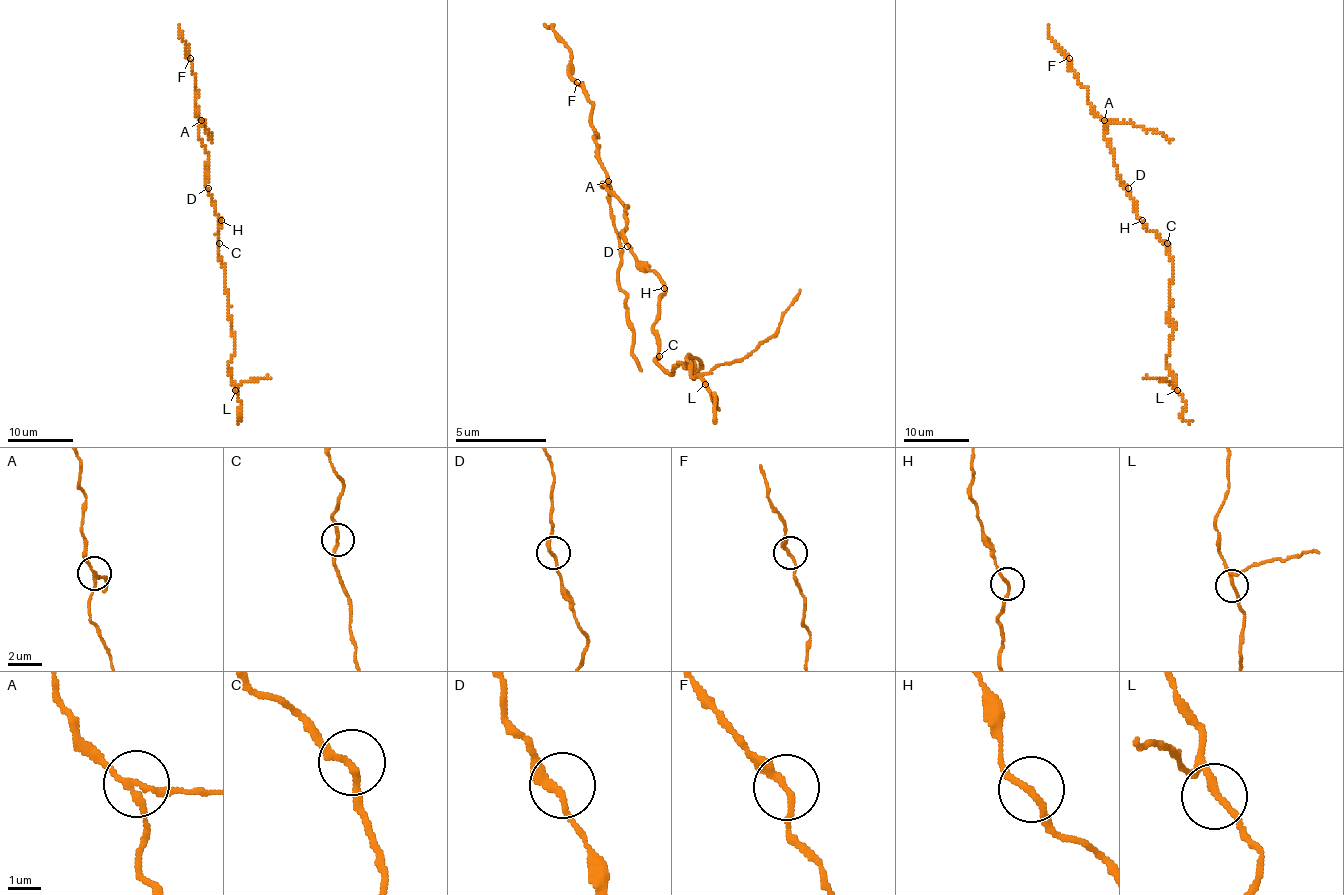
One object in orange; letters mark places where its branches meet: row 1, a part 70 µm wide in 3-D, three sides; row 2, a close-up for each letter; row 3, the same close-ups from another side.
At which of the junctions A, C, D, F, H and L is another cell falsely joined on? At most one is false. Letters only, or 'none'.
A

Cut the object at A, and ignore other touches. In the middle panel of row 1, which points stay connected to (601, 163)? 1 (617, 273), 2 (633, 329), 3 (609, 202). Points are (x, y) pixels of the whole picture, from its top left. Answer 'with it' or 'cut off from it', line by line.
1: cut off from it
2: cut off from it
3: cut off from it

